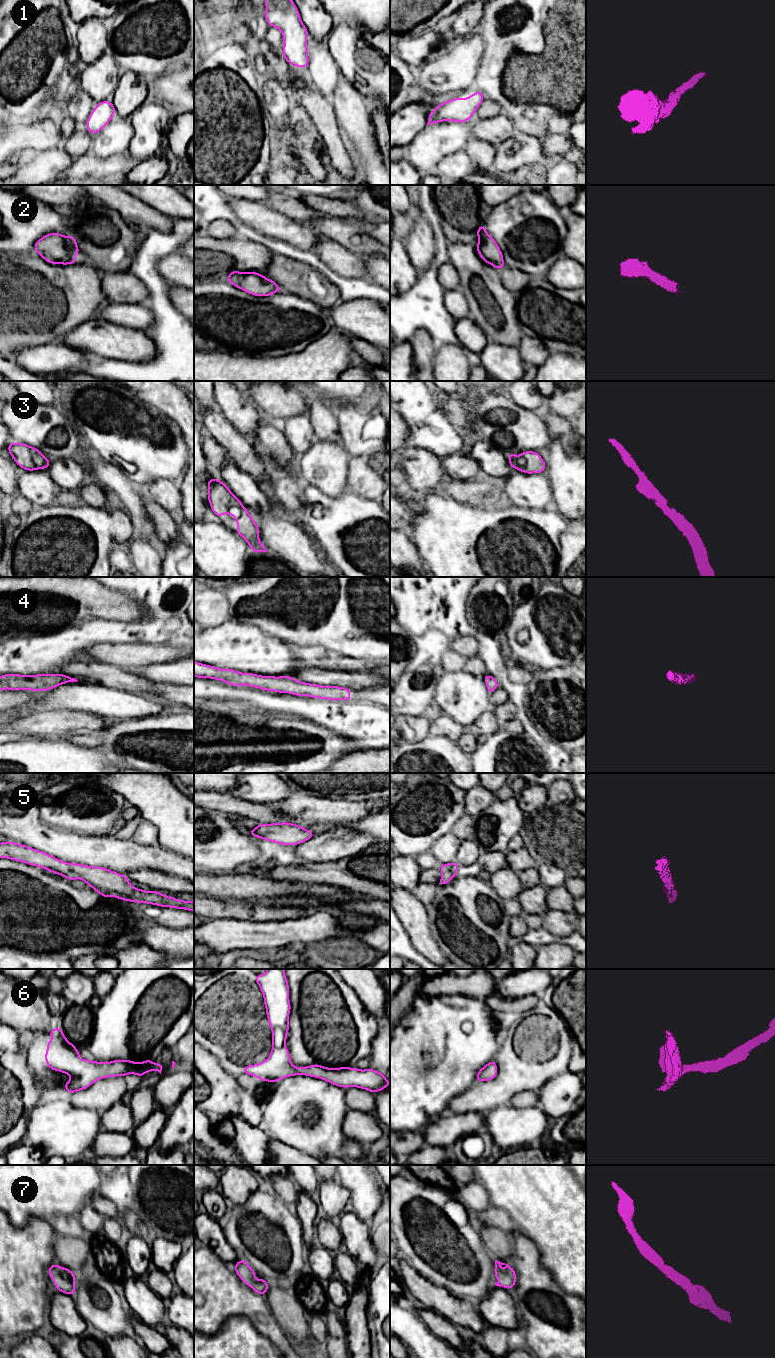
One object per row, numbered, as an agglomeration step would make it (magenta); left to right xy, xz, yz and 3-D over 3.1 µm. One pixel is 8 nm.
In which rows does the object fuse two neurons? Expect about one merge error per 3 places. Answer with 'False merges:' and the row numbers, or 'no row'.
False merges: no row

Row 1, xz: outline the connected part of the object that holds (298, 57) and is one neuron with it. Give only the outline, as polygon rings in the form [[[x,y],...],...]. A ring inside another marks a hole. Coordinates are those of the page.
[[[265,0],[265,19],[283,34],[282,56],[294,66],[308,68],[307,28],[293,0]]]

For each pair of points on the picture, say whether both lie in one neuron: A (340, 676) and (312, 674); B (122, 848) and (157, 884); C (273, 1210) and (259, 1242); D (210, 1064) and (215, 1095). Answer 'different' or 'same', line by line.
A: same
B: different
C: same
D: same

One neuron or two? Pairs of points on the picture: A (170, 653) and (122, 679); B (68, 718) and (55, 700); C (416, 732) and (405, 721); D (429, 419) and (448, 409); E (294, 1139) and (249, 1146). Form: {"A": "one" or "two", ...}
{"A": "two", "B": "two", "C": "one", "D": "two", "E": "two"}

